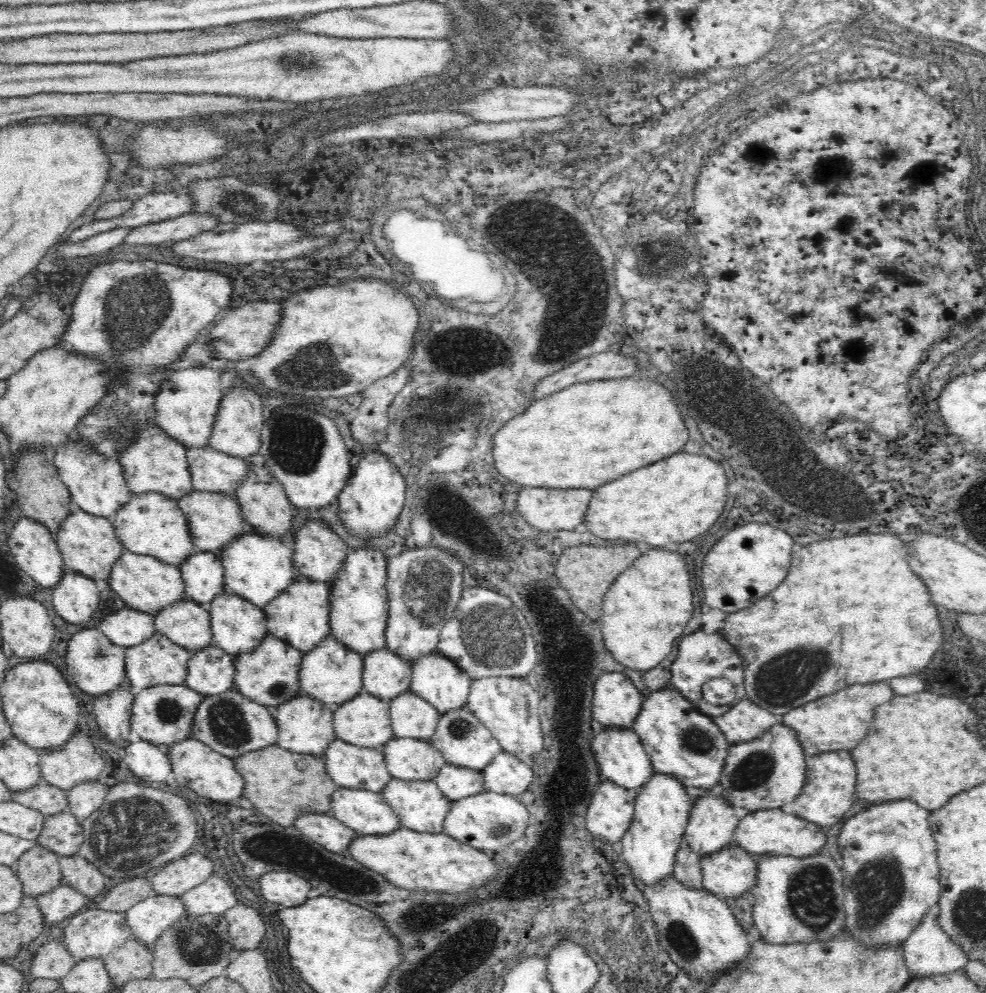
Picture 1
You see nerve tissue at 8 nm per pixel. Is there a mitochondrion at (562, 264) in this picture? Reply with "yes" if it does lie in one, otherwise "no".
yes

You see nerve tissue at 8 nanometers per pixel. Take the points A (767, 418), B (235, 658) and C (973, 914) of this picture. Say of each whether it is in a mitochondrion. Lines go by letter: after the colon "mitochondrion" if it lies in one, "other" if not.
A: mitochondrion
B: other
C: mitochondrion

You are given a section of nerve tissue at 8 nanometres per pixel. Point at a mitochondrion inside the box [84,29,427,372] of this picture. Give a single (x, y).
(296, 62)

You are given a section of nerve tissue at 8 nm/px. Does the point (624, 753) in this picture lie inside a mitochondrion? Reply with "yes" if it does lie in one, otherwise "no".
no

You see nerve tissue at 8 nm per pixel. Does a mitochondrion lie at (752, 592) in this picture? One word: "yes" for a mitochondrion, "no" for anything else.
no

